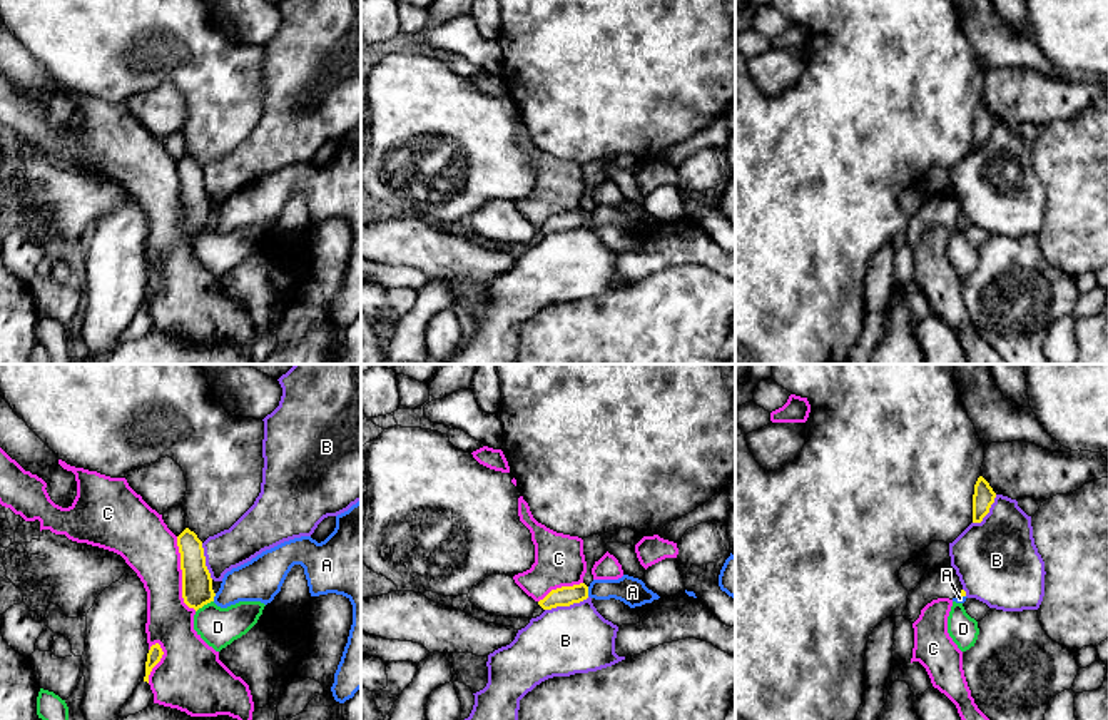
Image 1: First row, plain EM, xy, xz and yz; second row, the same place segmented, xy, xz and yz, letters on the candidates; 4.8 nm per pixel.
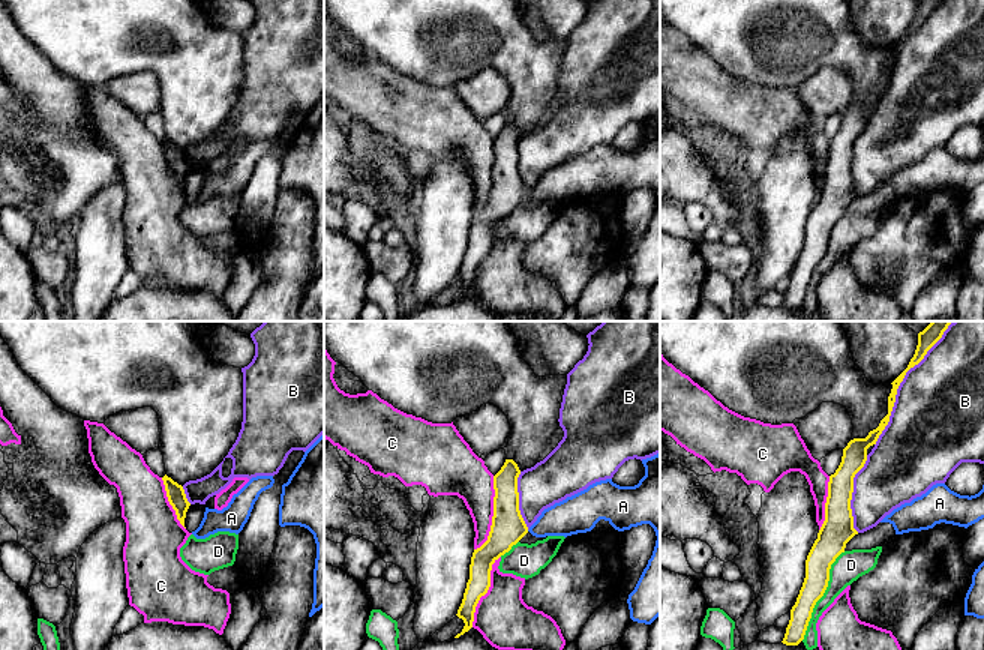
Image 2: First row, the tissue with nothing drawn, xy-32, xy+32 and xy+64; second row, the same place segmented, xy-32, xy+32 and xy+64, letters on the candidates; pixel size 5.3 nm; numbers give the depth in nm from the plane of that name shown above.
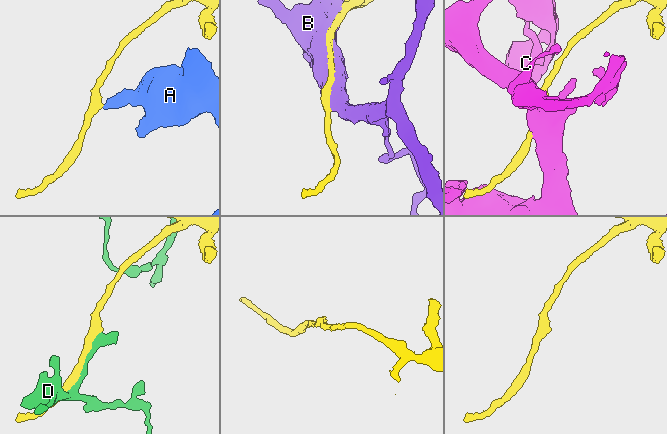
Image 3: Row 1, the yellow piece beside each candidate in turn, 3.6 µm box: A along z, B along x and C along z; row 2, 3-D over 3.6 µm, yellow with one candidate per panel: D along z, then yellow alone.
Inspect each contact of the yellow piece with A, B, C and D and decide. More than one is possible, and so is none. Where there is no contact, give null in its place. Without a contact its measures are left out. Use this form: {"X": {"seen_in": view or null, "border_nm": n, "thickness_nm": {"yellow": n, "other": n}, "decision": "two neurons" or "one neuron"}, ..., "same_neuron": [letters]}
{"A": {"seen_in": "xz", "border_nm": 50, "thickness_nm": {"yellow": 100, "other": 140}, "decision": "two neurons"}, "B": {"seen_in": "xz", "border_nm": 220, "thickness_nm": {"yellow": 100, "other": 340}, "decision": "two neurons"}, "C": {"seen_in": "xy", "border_nm": 380, "thickness_nm": {"yellow": 140, "other": 260}, "decision": "two neurons"}, "D": {"seen_in": "xy", "border_nm": 110, "thickness_nm": {"yellow": 140, "other": 190}, "decision": "two neurons"}, "same_neuron": []}

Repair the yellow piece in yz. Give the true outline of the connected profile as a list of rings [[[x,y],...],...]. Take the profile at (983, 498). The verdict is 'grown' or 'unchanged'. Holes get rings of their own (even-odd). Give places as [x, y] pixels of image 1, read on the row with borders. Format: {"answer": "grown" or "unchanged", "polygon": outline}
{"answer": "unchanged", "polygon": [[[979,476],[974,484],[974,494],[973,494],[973,523],[983,521],[983,518],[989,513],[994,498],[996,493],[989,486],[989,483],[983,476]]]}

